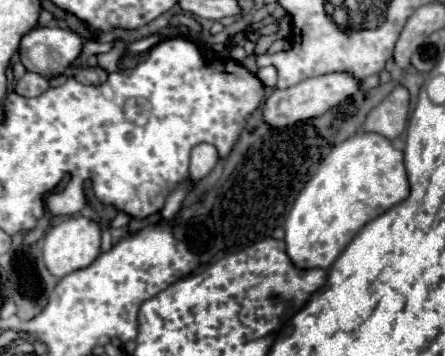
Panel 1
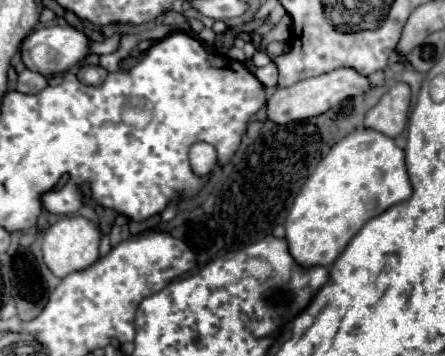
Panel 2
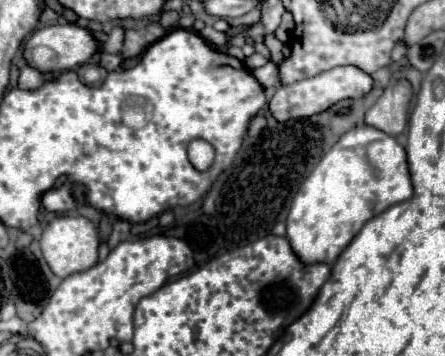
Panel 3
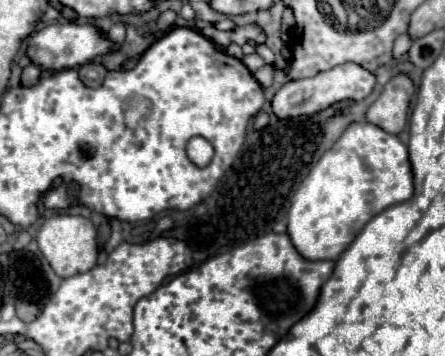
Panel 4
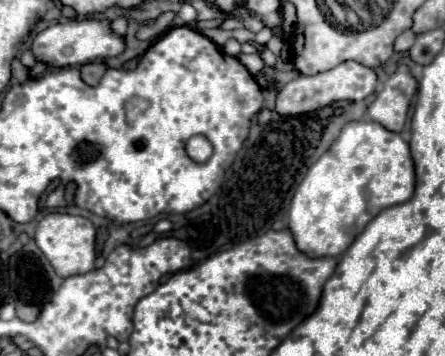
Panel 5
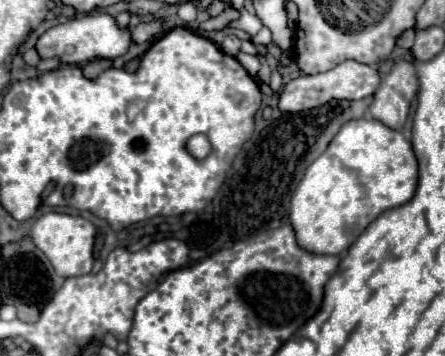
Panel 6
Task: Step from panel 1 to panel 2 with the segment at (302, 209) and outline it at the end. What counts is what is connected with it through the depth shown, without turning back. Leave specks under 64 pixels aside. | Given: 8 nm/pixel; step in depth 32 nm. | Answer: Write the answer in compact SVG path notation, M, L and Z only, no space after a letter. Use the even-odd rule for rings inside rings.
M356 128L332 146L294 198L286 218L290 254L300 266L330 266L356 232L390 206L408 200L412 186L406 172L404 150L372 128Z

